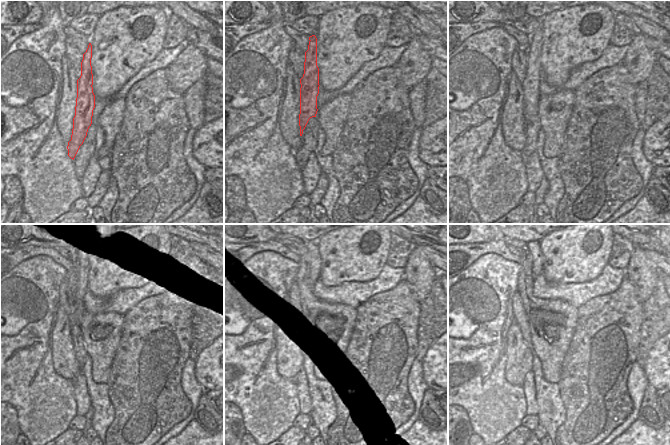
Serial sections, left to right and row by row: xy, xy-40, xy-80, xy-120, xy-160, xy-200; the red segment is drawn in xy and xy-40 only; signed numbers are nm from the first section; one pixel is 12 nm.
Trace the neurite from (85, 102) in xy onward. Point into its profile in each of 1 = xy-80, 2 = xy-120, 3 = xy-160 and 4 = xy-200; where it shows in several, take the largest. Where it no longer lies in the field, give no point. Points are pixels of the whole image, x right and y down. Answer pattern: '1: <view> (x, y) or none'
1: xy-80 (531, 90)
2: xy-120 (87, 266)
3: xy-160 (313, 250)
4: xy-200 (534, 246)

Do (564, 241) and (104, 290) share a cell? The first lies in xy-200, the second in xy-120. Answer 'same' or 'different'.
same

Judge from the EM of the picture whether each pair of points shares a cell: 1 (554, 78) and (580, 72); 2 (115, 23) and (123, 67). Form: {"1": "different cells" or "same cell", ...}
{"1": "different cells", "2": "same cell"}

